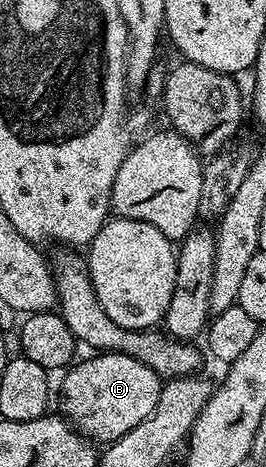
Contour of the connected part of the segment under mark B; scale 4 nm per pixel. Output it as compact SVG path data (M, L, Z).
M122 352L93 354L90 360L78 359L61 380L60 415L90 441L102 440L108 446L123 438L127 430L135 430L148 418L159 402L162 377Z

